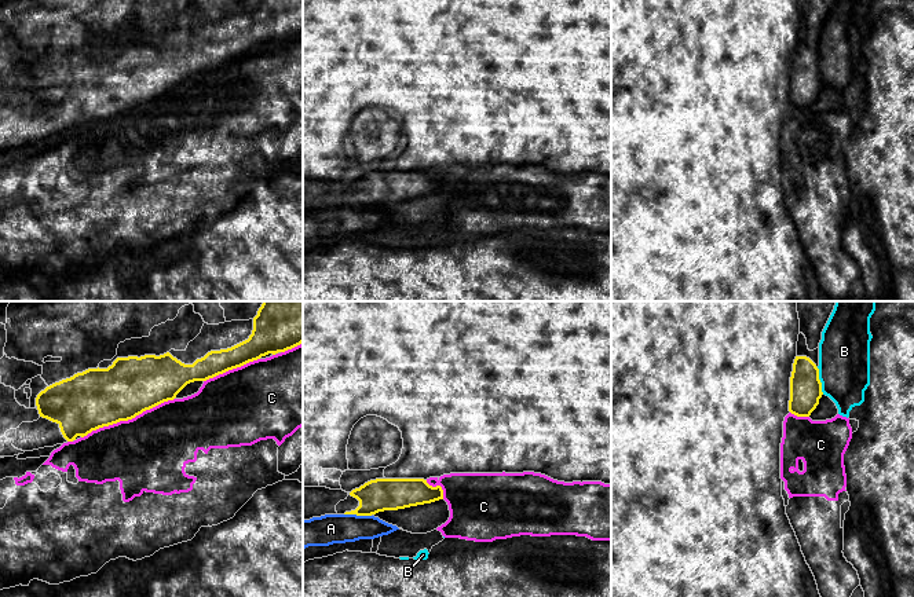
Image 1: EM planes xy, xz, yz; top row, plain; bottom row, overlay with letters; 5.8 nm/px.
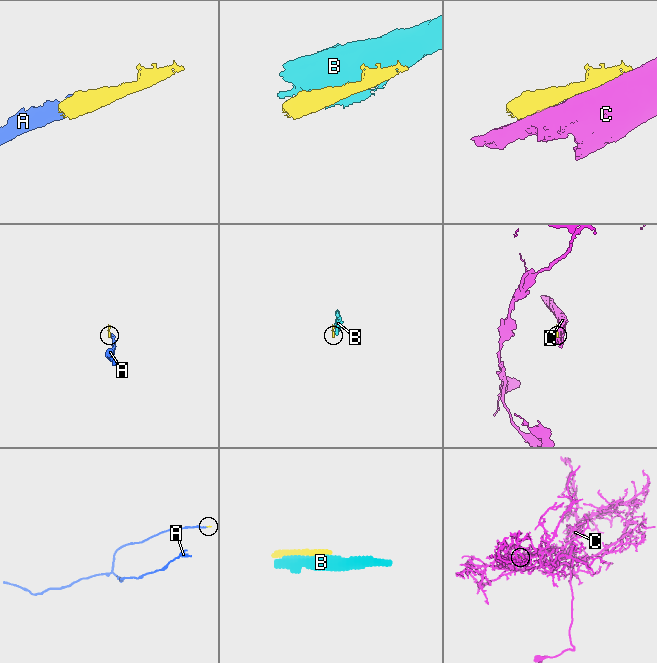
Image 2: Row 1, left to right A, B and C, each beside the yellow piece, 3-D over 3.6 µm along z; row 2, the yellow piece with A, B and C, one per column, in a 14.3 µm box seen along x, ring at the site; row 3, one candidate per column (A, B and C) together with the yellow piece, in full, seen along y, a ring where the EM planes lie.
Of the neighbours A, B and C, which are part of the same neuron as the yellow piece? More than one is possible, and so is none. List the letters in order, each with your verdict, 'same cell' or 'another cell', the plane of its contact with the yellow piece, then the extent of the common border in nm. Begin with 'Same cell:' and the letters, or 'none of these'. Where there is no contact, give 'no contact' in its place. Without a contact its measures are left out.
Same cell: none of these
A: another cell; meets yellow in xz; contact 160 nm long
B: another cell; meets yellow in yz; contact 170 nm long
C: another cell; meets yellow in xy; contact 600 nm long

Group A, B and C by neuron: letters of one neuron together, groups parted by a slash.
A B / C

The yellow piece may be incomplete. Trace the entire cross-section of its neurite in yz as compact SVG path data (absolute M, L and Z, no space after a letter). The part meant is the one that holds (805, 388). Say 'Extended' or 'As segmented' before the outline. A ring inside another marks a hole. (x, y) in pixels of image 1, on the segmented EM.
Extended. M796 301L800 319L797 356L790 377L789 411L809 417L822 398L819 343L836 301Z

